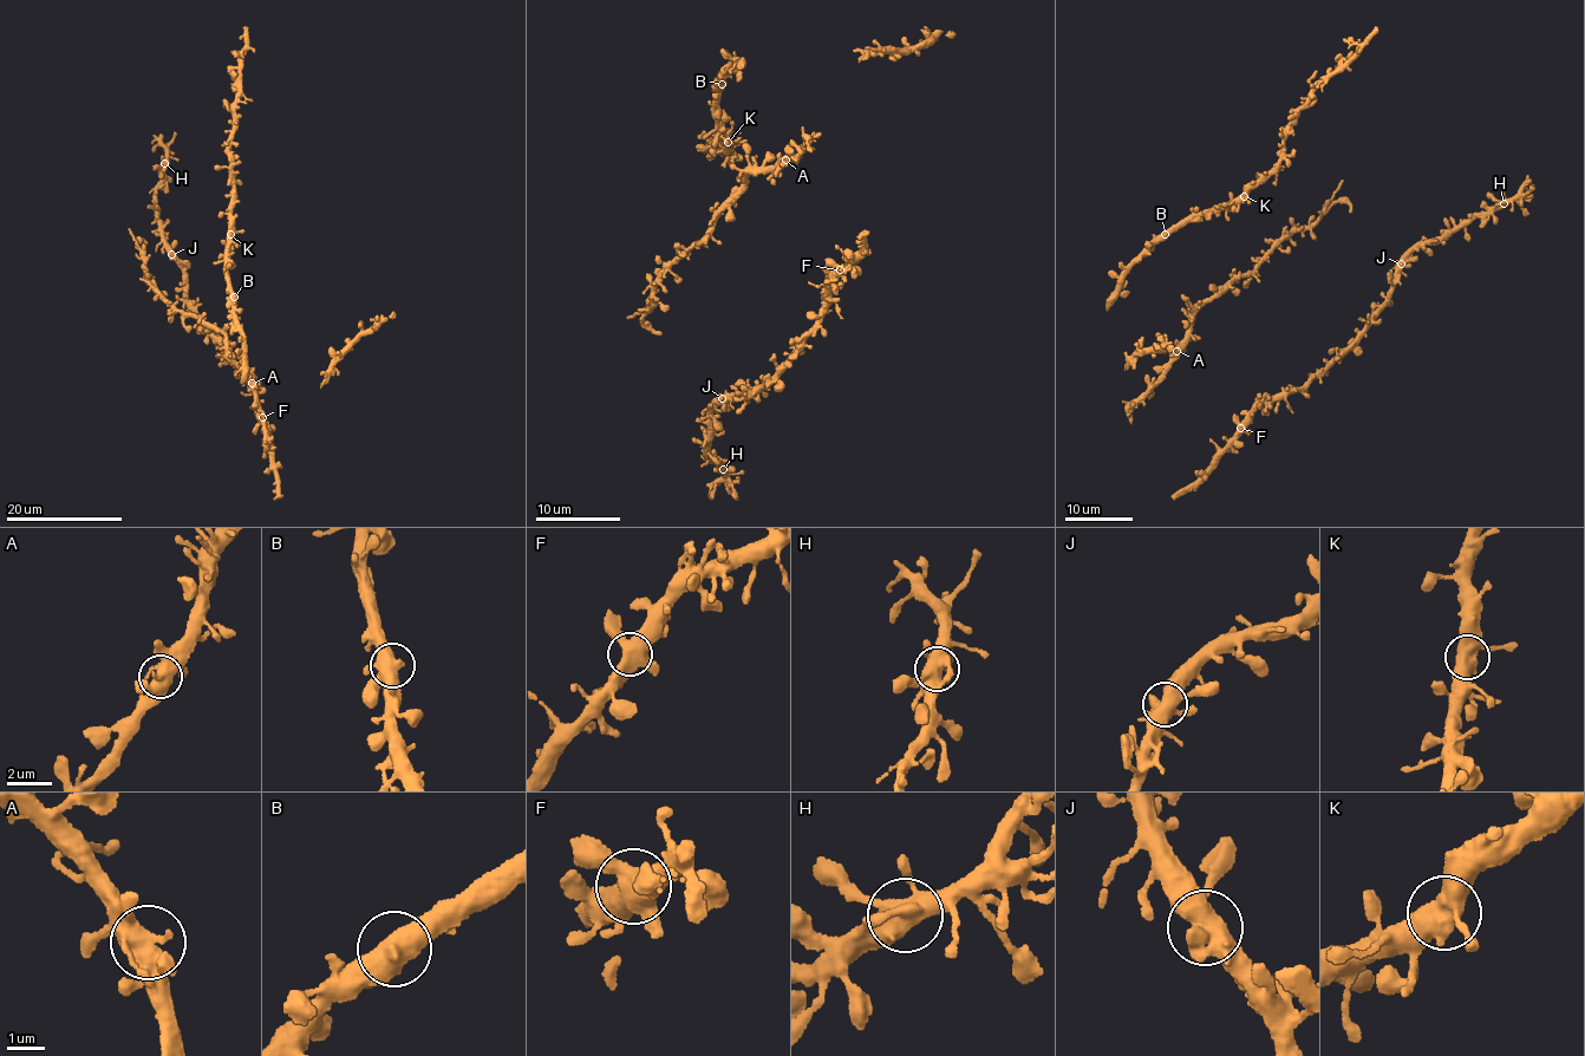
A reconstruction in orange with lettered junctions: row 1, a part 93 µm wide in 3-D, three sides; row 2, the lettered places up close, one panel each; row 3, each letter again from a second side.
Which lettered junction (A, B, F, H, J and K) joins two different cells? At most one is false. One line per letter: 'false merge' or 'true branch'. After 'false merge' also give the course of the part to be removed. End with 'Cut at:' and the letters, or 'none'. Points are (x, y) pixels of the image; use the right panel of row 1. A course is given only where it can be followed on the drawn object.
A: true branch
B: true branch
F: true branch
H: true branch
J: true branch
K: true branch
Cut at: none

